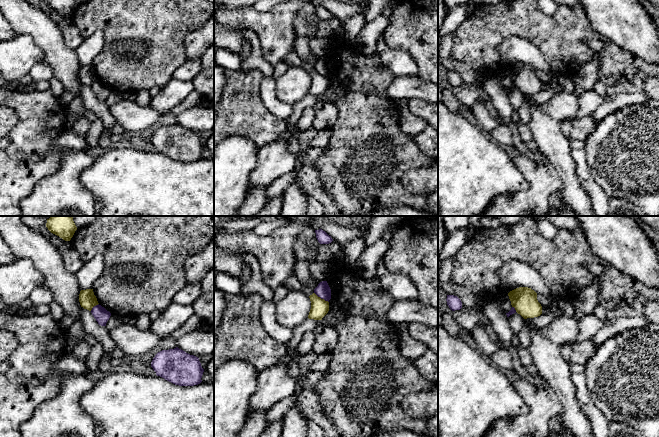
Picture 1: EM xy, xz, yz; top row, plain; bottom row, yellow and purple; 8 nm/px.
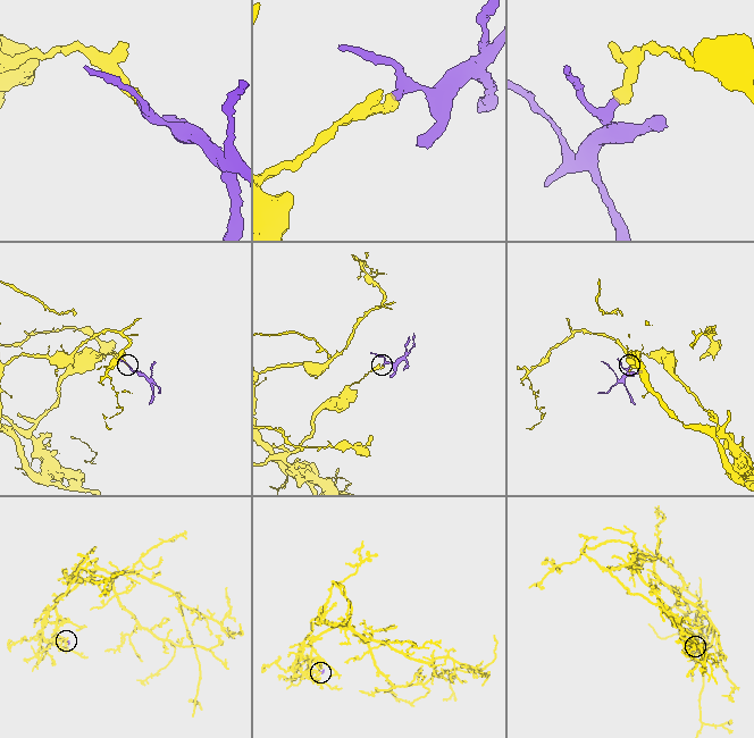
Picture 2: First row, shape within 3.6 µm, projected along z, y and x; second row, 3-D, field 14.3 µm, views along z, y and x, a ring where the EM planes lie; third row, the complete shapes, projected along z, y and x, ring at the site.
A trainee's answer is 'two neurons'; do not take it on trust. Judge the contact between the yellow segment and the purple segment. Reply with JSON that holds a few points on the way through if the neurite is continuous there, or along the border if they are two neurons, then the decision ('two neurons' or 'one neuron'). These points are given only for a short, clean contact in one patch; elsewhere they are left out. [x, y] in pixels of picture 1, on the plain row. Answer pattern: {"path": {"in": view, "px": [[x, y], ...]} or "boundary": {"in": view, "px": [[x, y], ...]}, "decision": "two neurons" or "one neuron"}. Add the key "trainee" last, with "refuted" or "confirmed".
{"boundary": {"in": "xz", "px": [[314, 68], [328, 78]]}, "decision": "two neurons", "trainee": "confirmed"}

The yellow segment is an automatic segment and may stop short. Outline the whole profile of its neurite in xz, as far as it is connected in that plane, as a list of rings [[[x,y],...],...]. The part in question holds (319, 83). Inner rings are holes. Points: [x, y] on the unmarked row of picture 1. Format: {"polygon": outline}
{"polygon": [[[315,69],[309,72],[311,85],[308,91],[309,95],[322,96],[329,87],[329,78],[318,73]]]}

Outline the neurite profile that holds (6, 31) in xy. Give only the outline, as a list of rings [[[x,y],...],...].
[[[0,11],[0,41],[6,41],[15,37],[17,33]]]

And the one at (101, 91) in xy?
[[[99,80],[92,84],[91,89],[101,102],[106,102],[106,99],[111,92],[111,89]]]

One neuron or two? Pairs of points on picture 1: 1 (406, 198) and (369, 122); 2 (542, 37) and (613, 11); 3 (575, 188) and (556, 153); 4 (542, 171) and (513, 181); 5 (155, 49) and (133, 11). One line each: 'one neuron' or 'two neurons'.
1: one neuron
2: two neurons
3: one neuron
4: two neurons
5: one neuron

